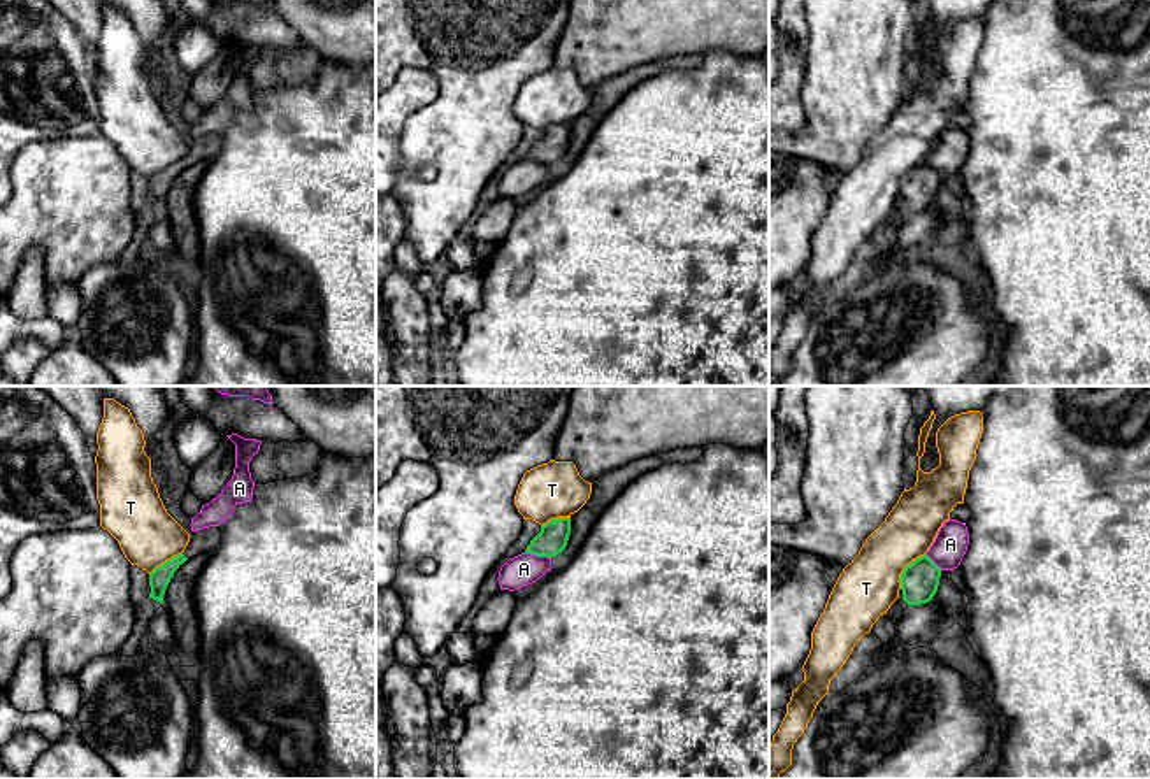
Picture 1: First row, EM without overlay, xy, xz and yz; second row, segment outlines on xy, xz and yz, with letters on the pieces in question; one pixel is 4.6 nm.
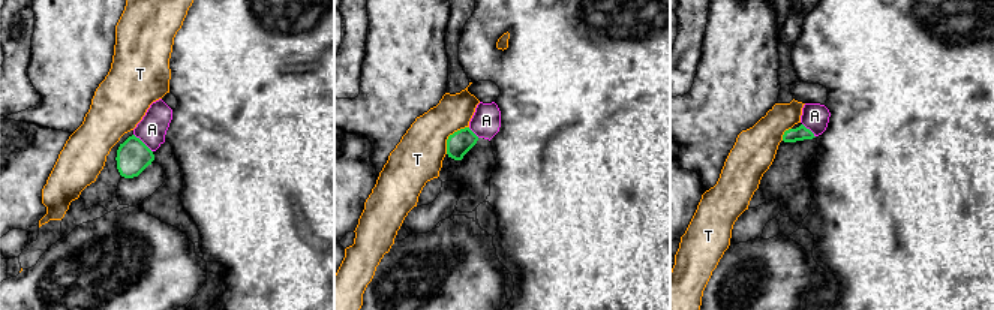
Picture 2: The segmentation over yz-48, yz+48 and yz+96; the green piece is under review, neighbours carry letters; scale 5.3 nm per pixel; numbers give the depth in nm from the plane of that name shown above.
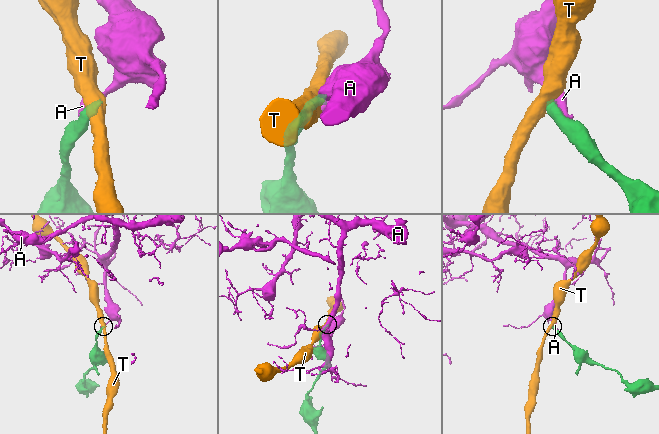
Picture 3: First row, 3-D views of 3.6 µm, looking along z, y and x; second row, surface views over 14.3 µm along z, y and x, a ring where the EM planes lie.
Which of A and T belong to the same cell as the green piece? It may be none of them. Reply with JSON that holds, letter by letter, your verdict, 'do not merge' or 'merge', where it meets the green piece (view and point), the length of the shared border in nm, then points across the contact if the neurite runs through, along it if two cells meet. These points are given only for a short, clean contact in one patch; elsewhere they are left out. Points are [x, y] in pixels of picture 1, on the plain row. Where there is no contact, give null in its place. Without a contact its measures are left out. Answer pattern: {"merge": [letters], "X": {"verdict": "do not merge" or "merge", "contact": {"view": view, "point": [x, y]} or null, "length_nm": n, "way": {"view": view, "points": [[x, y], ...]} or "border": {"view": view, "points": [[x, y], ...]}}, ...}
{"merge": [], "A": {"verdict": "do not merge", "contact": {"view": "xz", "point": [538, 162]}, "length_nm": 120}, "T": {"verdict": "do not merge", "contact": {"view": "yz", "point": [905, 176]}, "length_nm": 200, "border": {"view": "yz", "points": [[924, 160], [905, 174], [899, 195]]}}}

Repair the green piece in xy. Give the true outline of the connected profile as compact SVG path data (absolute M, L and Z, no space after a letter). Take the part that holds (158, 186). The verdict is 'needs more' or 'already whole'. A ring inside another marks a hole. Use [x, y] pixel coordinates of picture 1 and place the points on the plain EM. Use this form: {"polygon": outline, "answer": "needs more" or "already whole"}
{"polygon": "M209 133L209 135L204 135L204 137L198 137L198 139L191 139L186 156L181 161L167 167L163 172L156 174L149 181L149 193L151 193L149 205L162 211L165 197L167 197L174 179L188 165L211 160L219 151L219 147L221 147L219 133Z", "answer": "needs more"}

